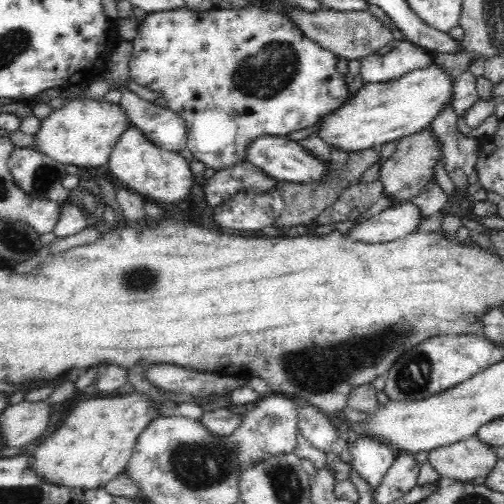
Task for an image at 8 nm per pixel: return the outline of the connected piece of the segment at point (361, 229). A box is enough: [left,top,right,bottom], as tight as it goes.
[346,202,420,244]

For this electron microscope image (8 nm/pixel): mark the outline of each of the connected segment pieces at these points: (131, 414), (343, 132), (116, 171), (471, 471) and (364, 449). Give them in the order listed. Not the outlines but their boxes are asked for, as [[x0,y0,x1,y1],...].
[[28,393,158,489],[317,63,452,152],[107,126,194,204],[427,435,497,482],[349,435,398,490]]

